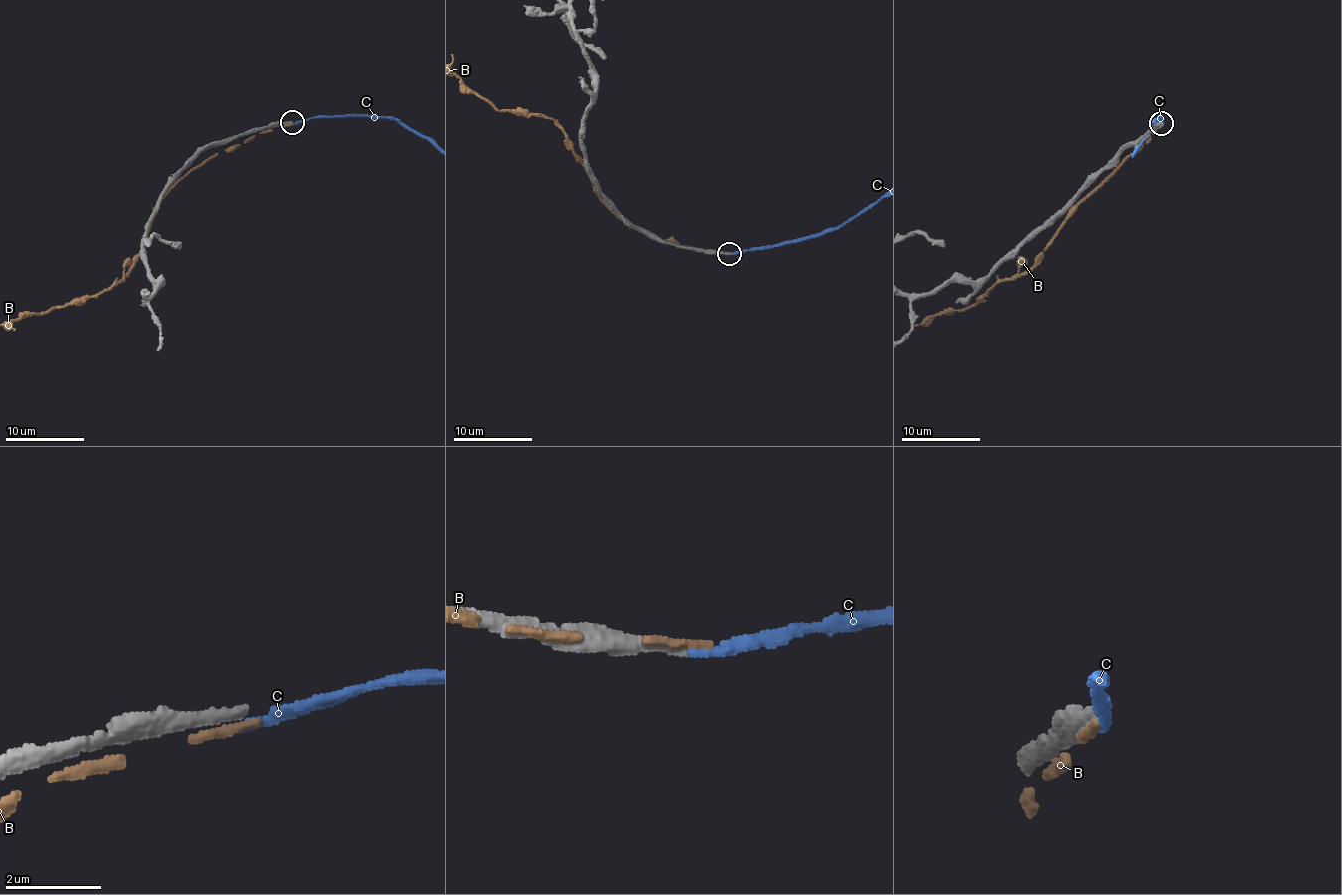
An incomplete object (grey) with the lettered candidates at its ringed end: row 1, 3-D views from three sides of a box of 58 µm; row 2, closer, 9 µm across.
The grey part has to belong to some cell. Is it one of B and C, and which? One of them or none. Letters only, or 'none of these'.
none of these

